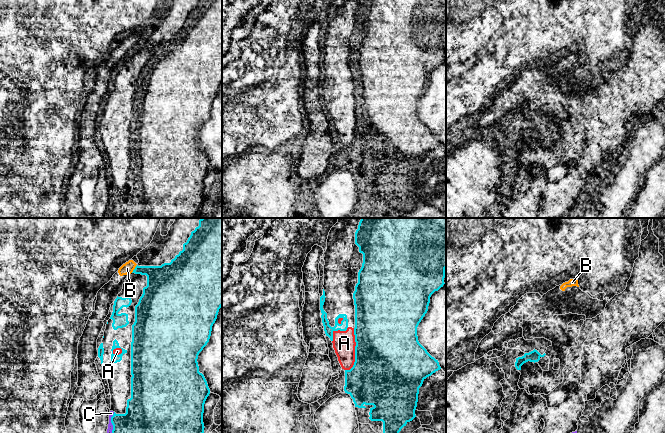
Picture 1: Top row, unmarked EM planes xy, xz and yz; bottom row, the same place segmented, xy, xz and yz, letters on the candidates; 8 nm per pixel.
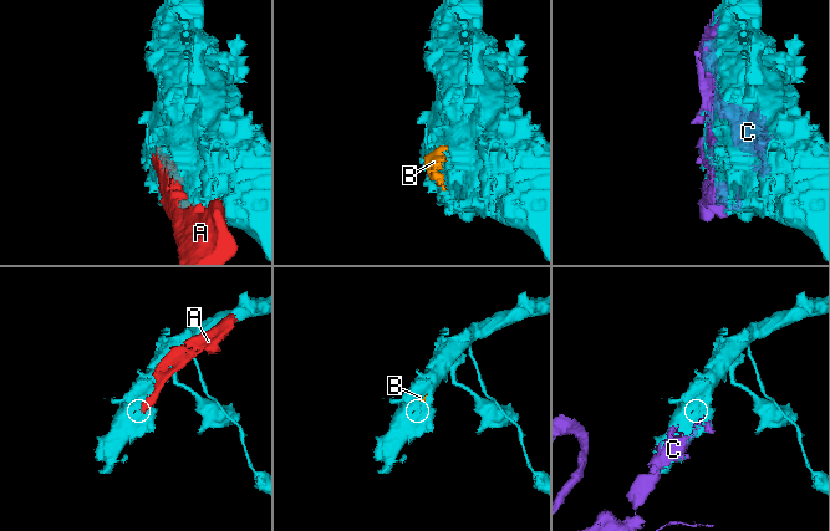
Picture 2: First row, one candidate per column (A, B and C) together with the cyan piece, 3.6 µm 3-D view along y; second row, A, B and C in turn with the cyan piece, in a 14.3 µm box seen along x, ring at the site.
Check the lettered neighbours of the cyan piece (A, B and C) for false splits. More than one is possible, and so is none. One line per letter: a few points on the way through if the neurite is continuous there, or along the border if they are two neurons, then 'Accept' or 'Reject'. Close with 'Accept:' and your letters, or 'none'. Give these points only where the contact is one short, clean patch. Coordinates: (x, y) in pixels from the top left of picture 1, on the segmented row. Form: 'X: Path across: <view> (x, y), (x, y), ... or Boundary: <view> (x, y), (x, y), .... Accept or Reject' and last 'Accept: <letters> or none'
A: Reject
B: Boundary: xy (136, 266), (131, 272). Reject
C: Accept
Accept: C

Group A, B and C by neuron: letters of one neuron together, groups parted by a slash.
A / B / C

